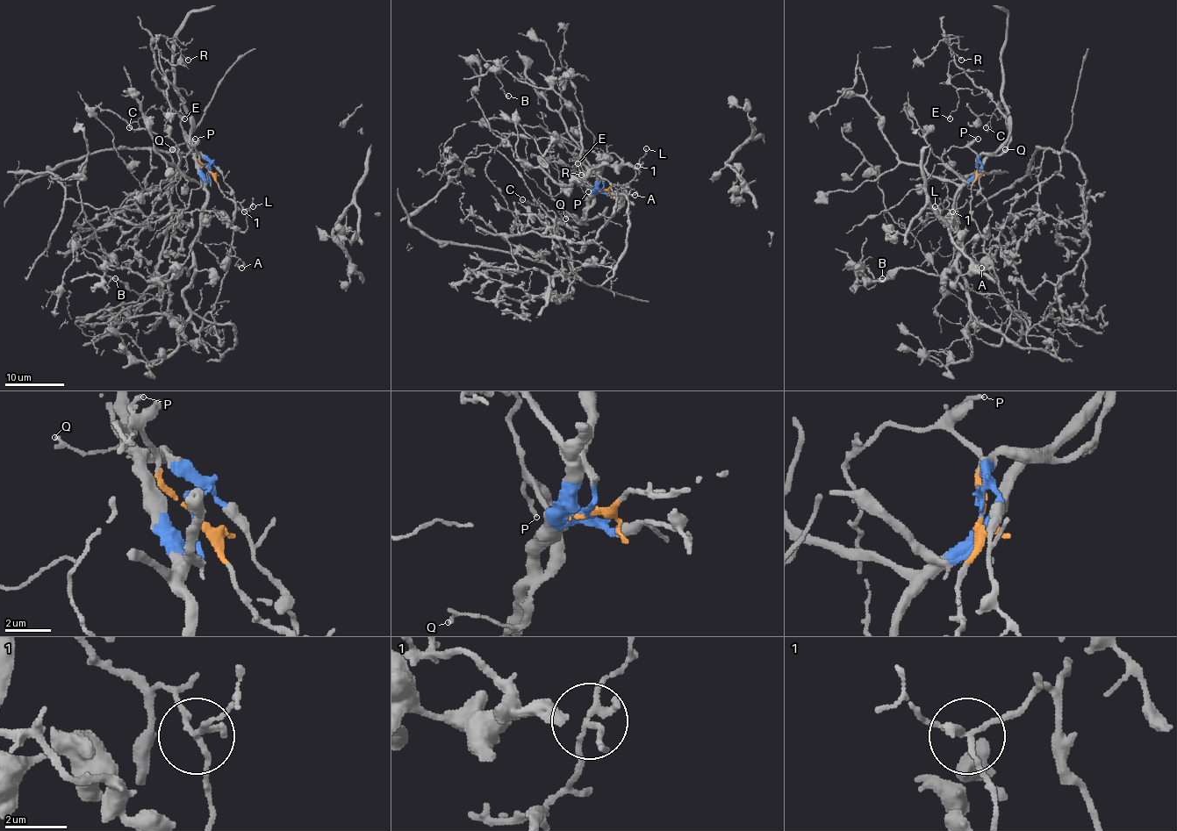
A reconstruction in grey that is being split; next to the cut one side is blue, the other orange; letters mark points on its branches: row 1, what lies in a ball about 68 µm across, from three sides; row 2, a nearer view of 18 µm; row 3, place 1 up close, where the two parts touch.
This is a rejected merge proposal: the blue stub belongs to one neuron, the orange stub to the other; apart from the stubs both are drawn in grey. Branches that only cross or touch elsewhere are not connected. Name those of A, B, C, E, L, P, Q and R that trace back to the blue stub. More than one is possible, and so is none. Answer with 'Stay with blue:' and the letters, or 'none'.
Stay with blue: B, C, E, Q, R

